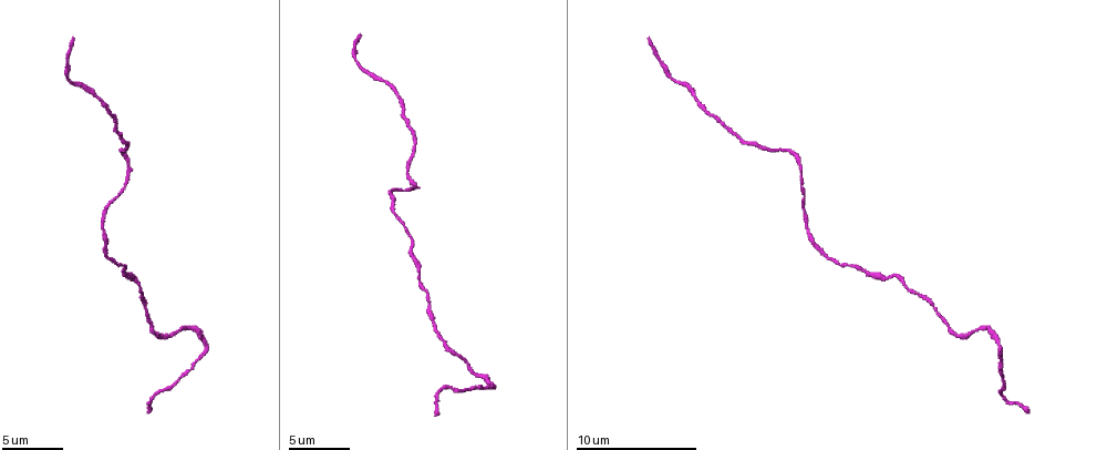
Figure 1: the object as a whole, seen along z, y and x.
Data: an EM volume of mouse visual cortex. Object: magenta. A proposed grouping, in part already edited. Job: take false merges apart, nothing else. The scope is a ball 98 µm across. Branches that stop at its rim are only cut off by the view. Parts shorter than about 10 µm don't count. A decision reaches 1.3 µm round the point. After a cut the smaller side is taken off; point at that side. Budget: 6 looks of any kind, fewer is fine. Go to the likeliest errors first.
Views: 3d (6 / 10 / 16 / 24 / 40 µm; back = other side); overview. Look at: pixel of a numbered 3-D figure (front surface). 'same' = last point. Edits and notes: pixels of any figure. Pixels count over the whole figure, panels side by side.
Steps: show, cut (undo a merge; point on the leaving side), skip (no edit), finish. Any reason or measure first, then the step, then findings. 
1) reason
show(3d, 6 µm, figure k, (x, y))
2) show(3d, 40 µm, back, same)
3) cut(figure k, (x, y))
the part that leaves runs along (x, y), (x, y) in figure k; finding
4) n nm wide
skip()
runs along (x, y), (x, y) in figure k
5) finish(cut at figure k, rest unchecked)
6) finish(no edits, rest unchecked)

a narrow waist
show(3d, 10 µm, figure 1, (104, 228))

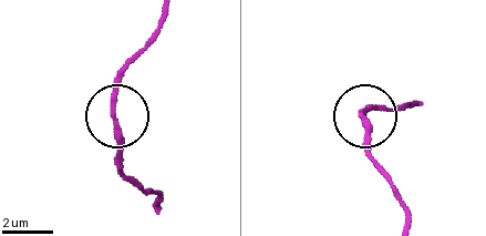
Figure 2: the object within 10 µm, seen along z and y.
skip()
runs along (130, 175), (119, 158), (113, 114), (125, 59) in figure 2; continuous, no second neuron

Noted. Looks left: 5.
sudden change in width
show(3d, 10 µm, figure 1, (891, 278))

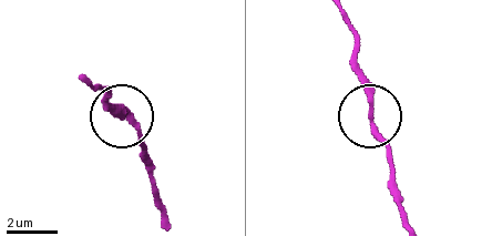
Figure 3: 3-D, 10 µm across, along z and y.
skip()
runs along (82, 75), (126, 118), (144, 154) in figure 3; continuous, no second neuron

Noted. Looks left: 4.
sudden change in width
show(3d, 10 µm, figure 1, (800, 176))

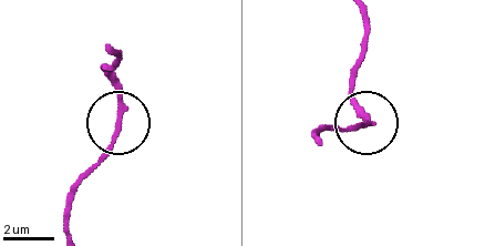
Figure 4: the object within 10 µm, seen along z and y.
skip()
all the same neuron

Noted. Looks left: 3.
finish(no edits, rest unchecked)

